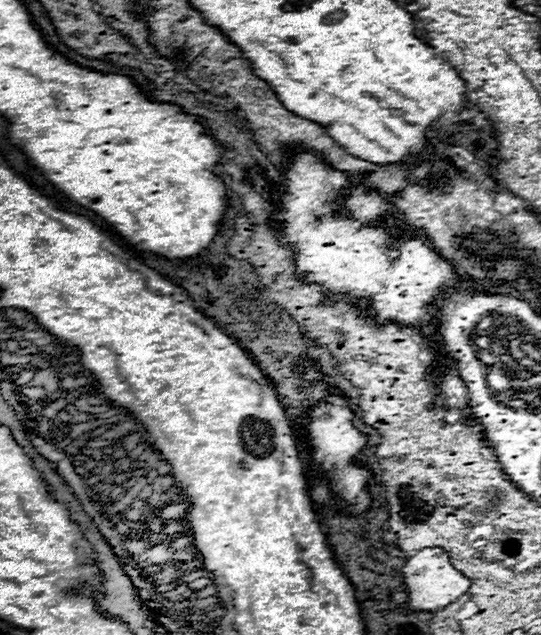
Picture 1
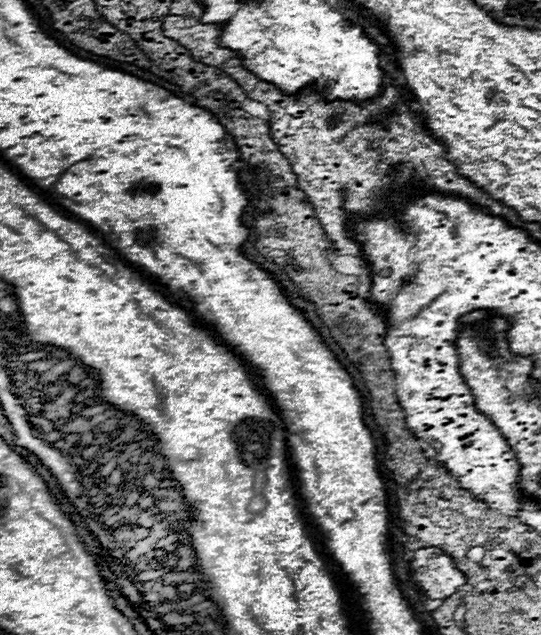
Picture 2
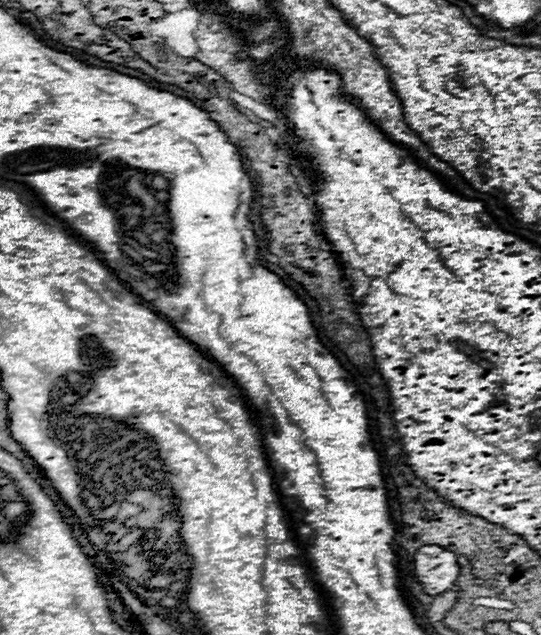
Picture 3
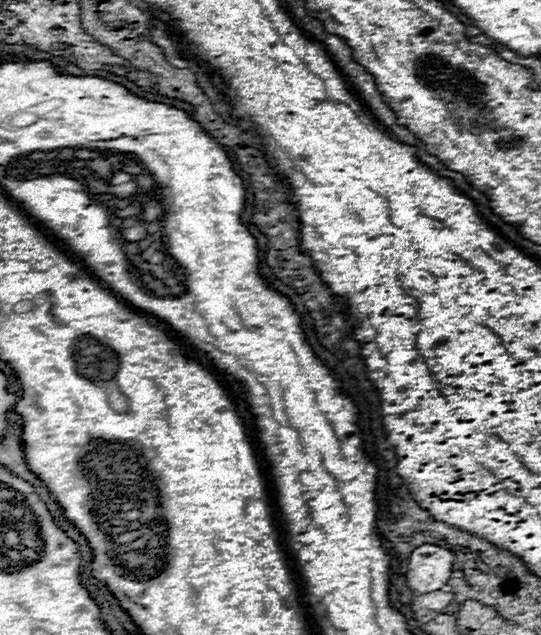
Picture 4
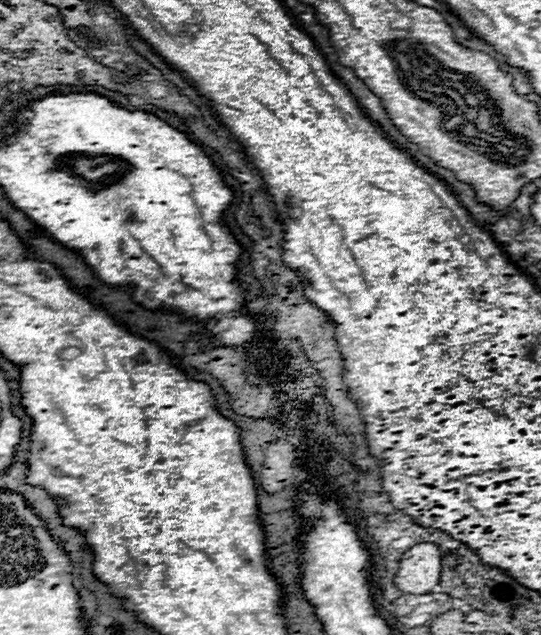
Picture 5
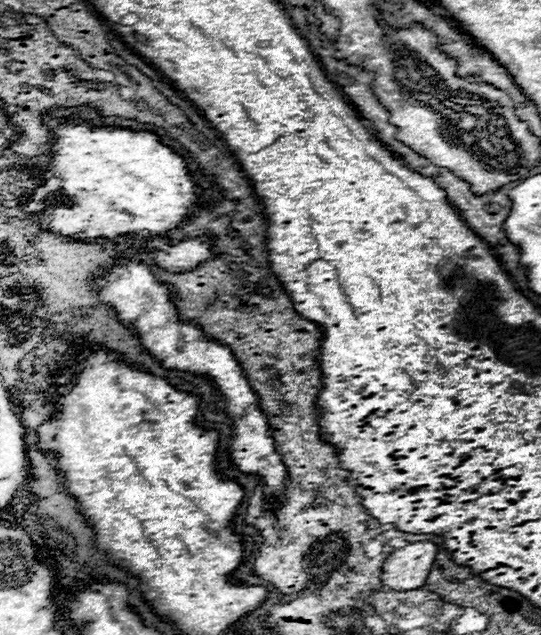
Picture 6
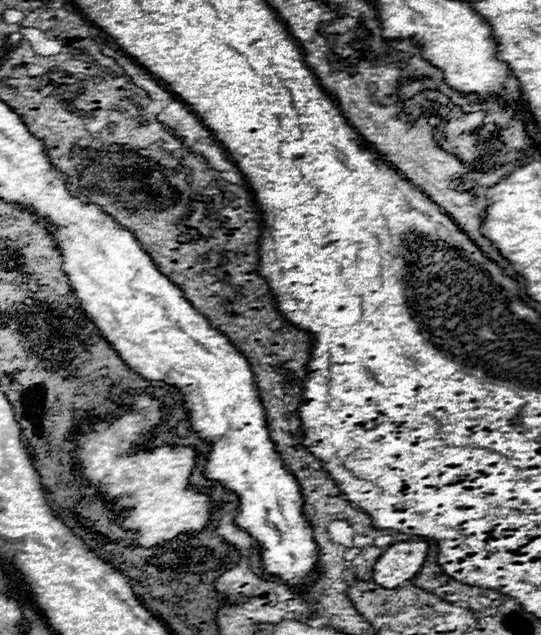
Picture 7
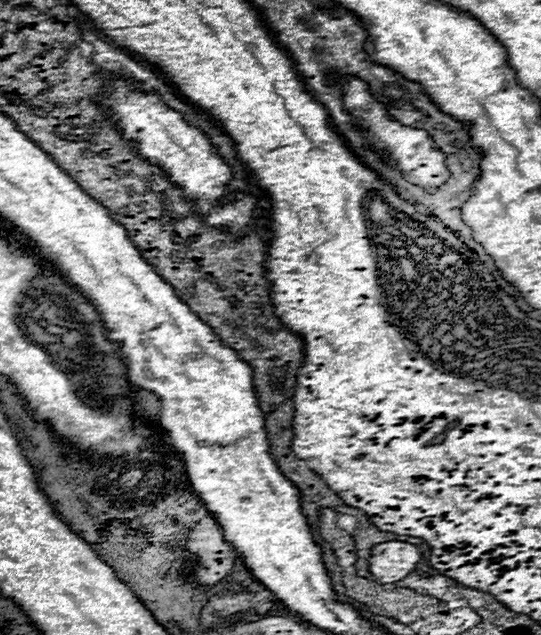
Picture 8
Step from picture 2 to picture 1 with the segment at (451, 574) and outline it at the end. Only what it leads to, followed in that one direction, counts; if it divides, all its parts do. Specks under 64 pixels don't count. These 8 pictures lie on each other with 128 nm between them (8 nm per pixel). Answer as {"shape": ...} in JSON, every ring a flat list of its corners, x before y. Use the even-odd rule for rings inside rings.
{"shape":[[442,548,420,550,416,556,412,556,404,564,402,574,404,574,404,582,406,582,410,608,416,612,436,612,436,610,446,608,452,602,456,602,462,594,466,594,470,590,470,584,472,584,470,578,466,578,458,570,454,570,448,552]]}

